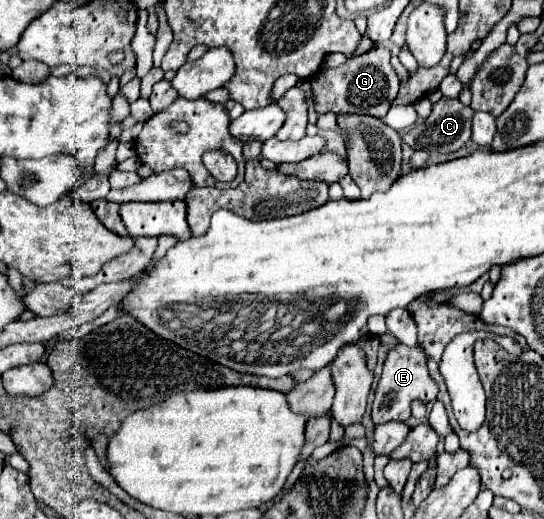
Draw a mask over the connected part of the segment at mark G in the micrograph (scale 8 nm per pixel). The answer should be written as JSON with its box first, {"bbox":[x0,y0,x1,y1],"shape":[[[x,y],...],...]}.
{"bbox":[311,45,399,117],"shape":[[[373,45],[367,53],[353,57],[335,69],[321,69],[311,79],[315,111],[319,115],[335,113],[335,115],[383,117],[389,111],[391,101],[397,97],[399,91],[399,77],[391,67],[389,57],[391,57],[389,49]]]}

